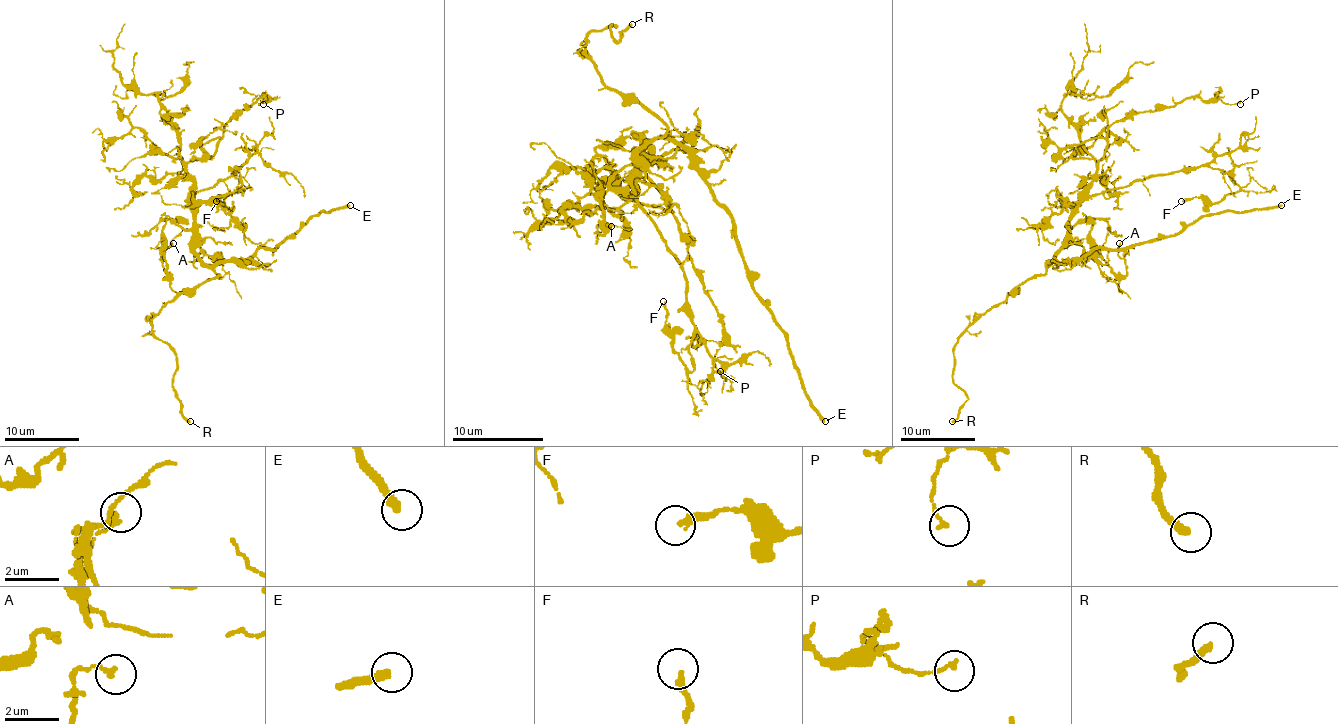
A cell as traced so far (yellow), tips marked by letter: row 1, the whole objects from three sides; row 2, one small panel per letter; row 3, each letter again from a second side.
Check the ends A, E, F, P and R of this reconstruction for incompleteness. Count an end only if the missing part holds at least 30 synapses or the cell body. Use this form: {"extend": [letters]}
{"extend": ["E", "R"]}

